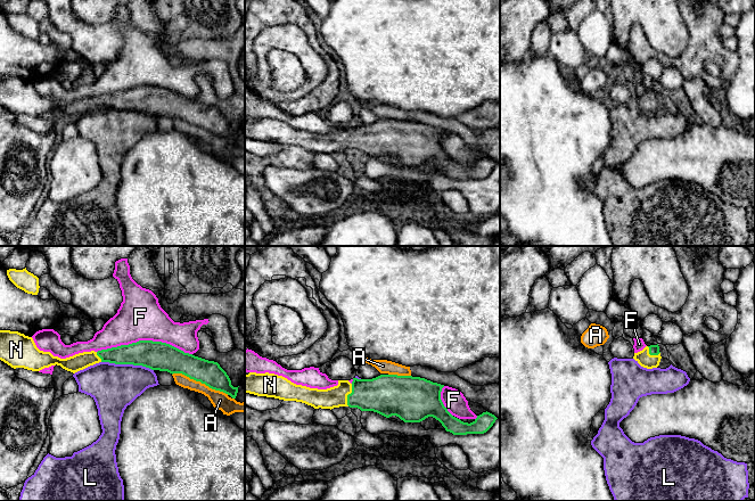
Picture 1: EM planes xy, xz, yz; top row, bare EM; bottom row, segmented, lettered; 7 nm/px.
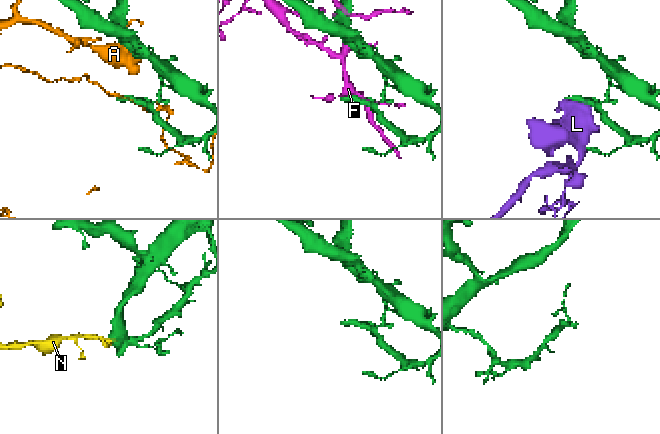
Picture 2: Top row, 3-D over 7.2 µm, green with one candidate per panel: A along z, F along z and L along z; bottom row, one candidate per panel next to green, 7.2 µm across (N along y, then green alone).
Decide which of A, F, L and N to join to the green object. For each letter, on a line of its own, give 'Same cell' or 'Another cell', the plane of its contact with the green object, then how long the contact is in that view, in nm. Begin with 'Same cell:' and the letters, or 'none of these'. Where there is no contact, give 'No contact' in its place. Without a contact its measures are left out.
Same cell: N
A: Another cell. Touches green in xy. Shared border 420 nm
F: Another cell. Touches green in xy. Shared border 650 nm
L: Another cell. Touches green in xy. Shared border 380 nm
N: Same cell. Touches green in xz. Shared border 160 nm

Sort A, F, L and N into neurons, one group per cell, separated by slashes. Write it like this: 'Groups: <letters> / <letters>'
Groups: A / F / L / N

